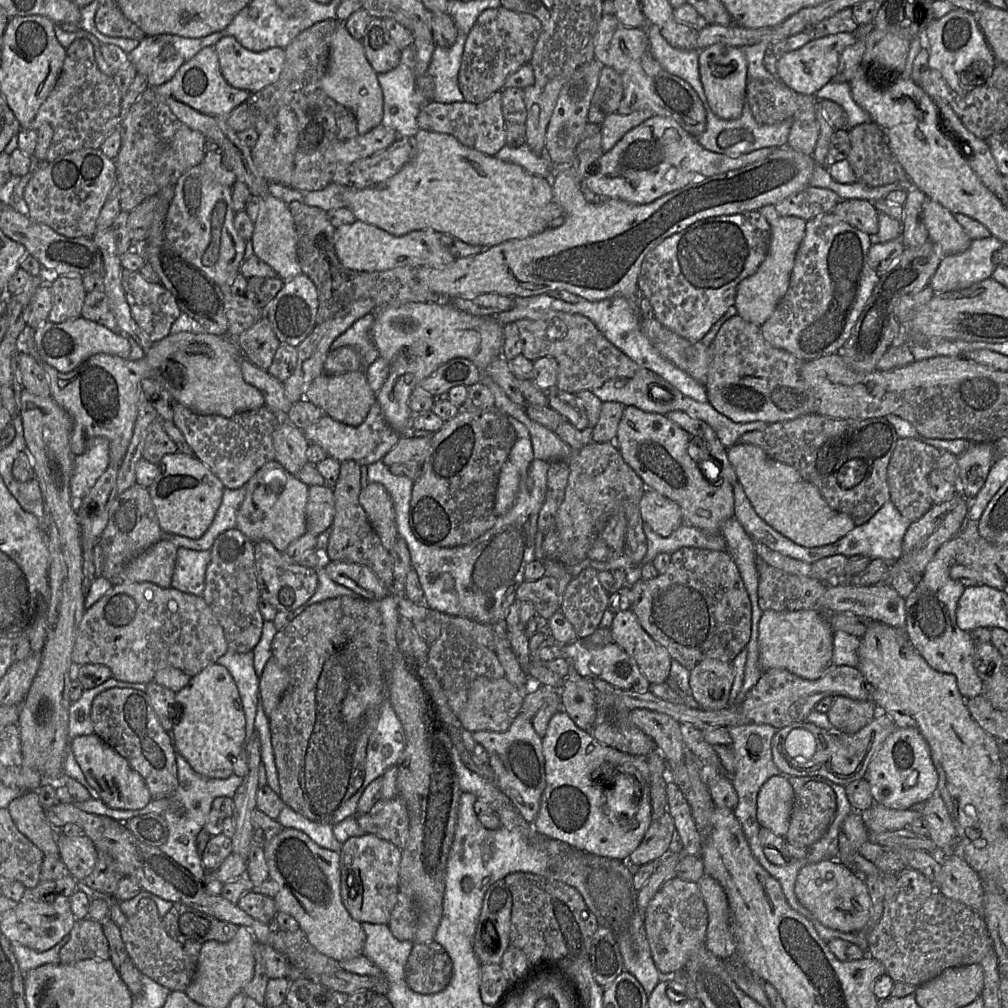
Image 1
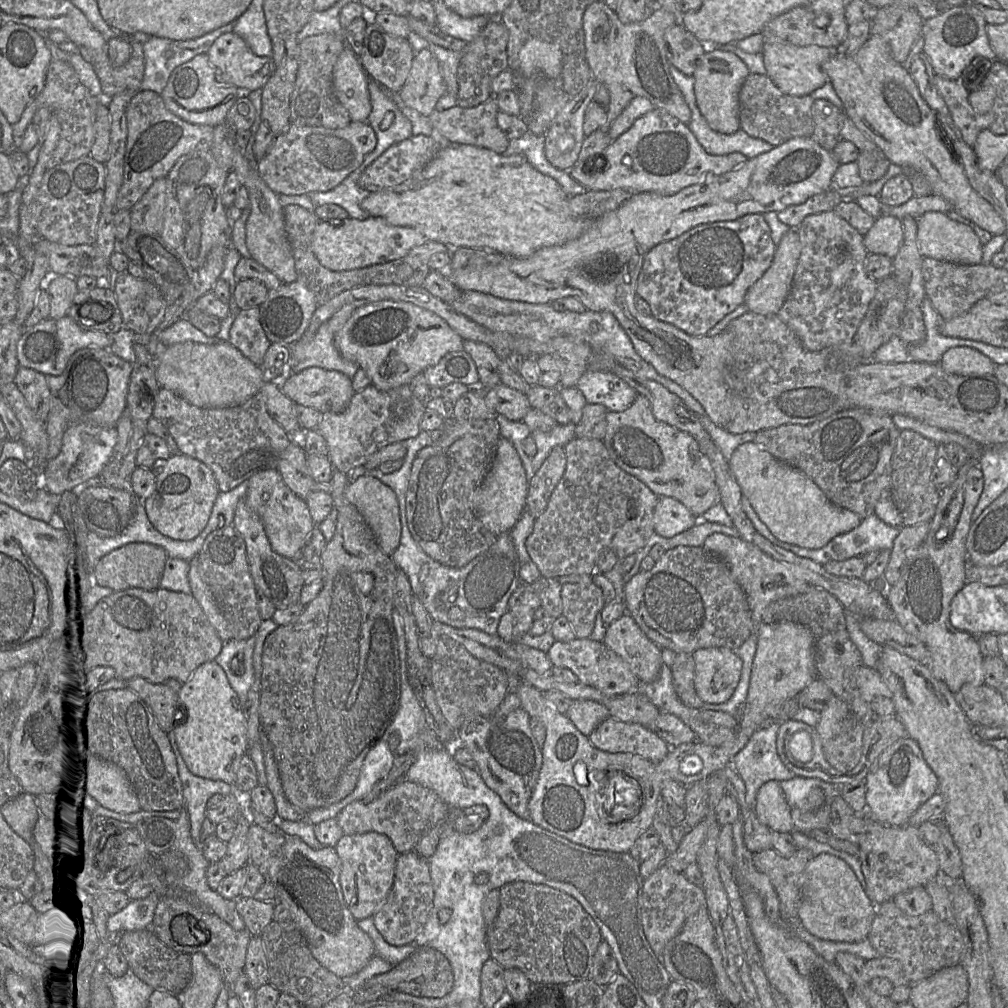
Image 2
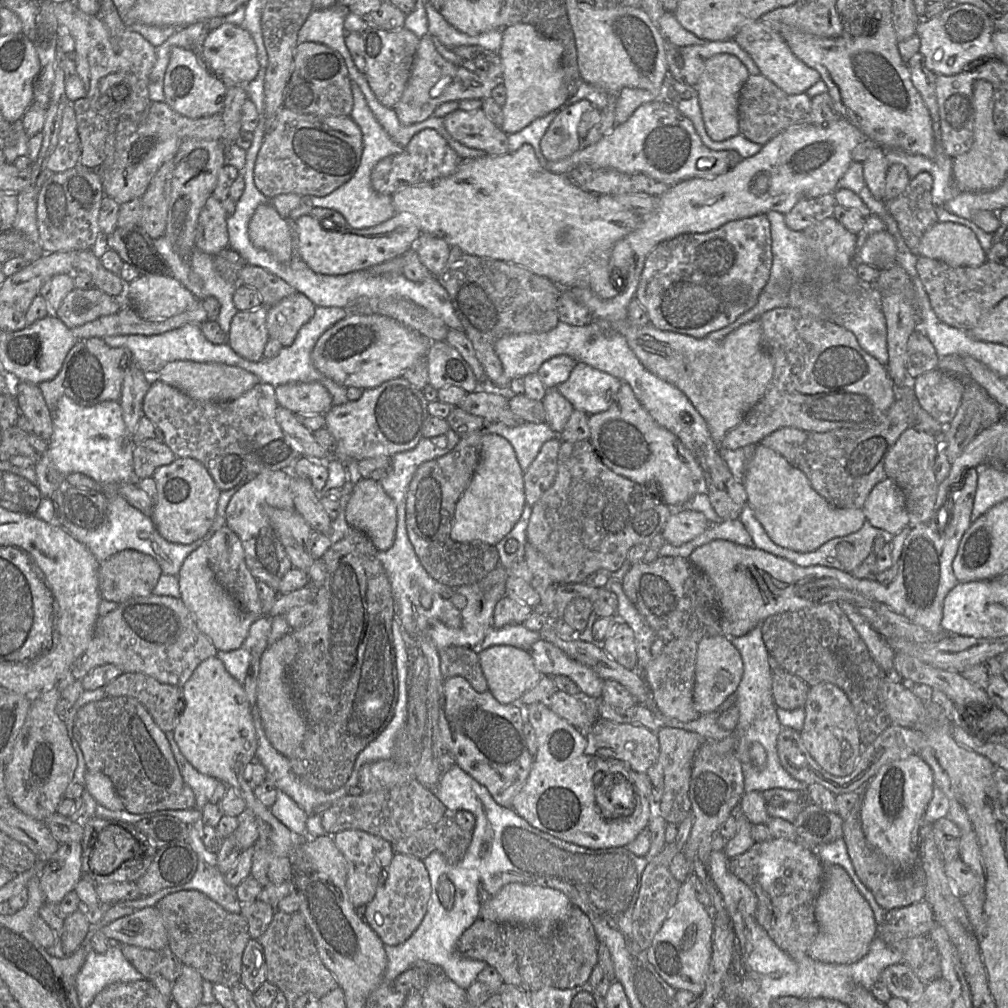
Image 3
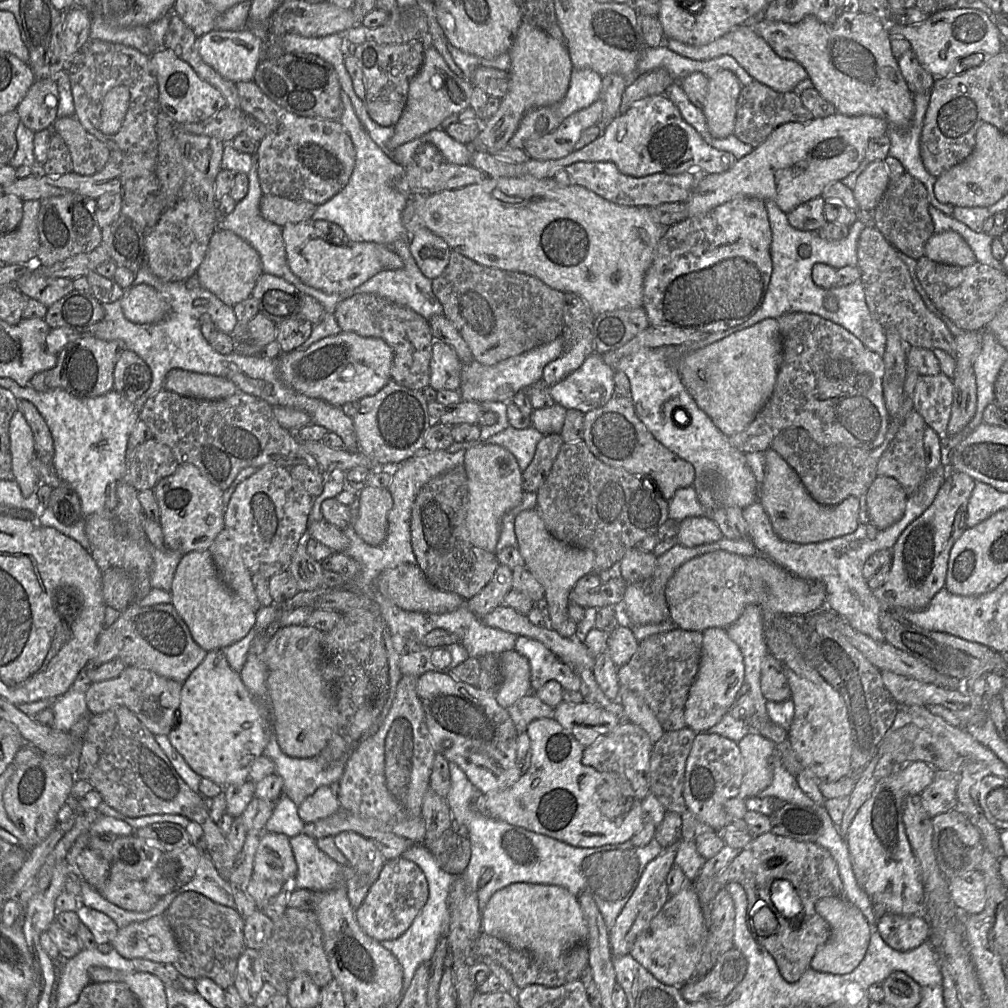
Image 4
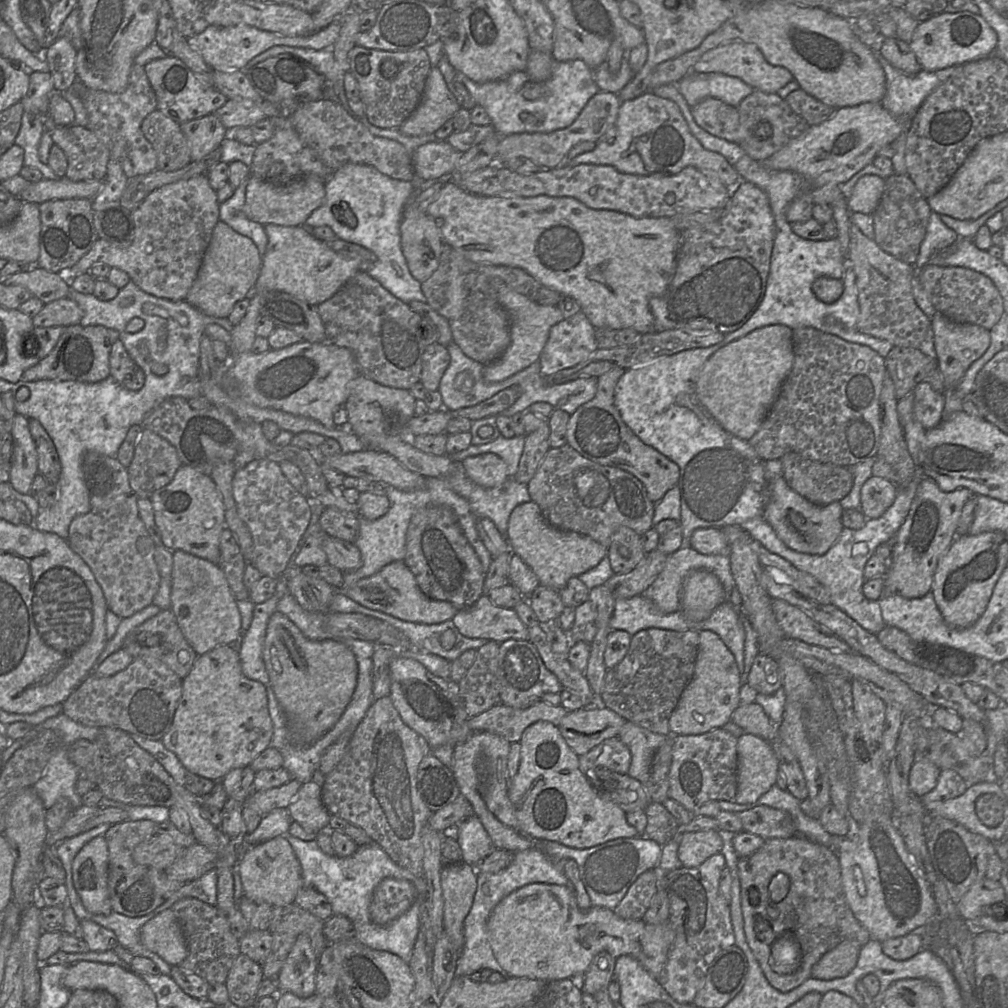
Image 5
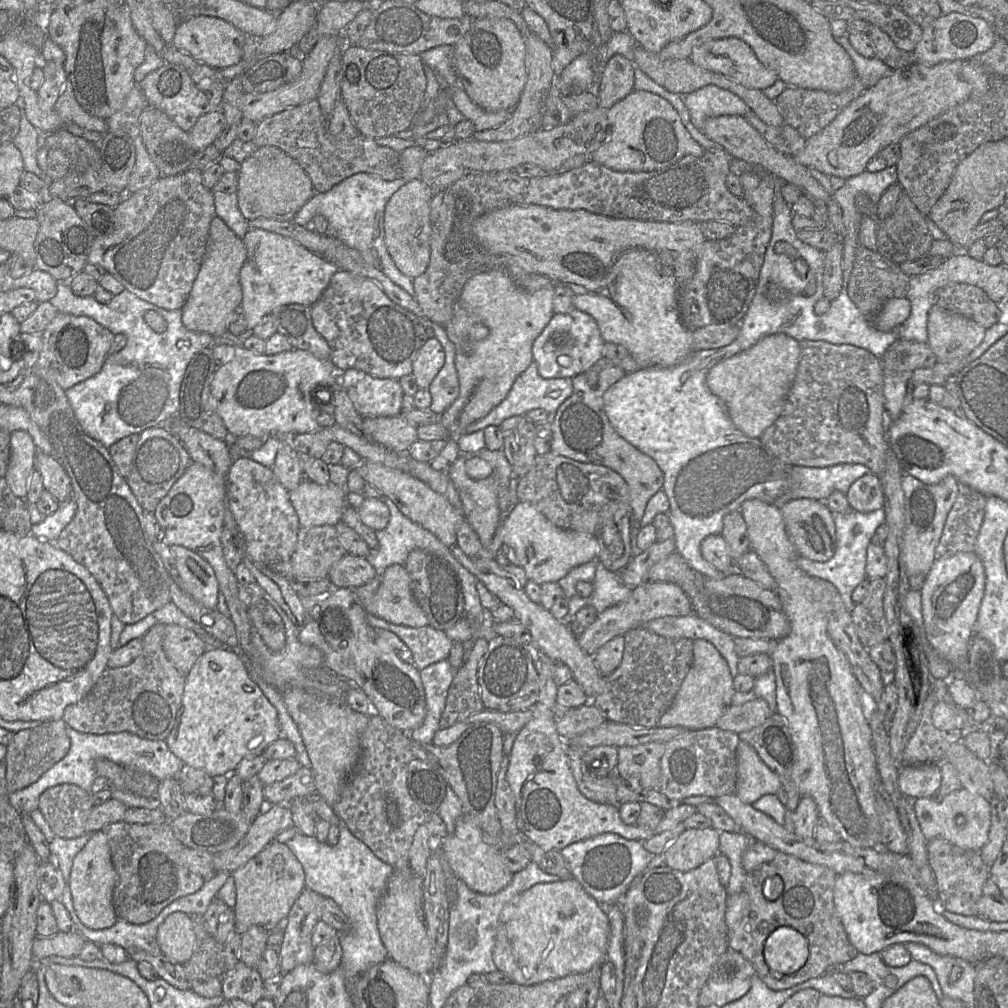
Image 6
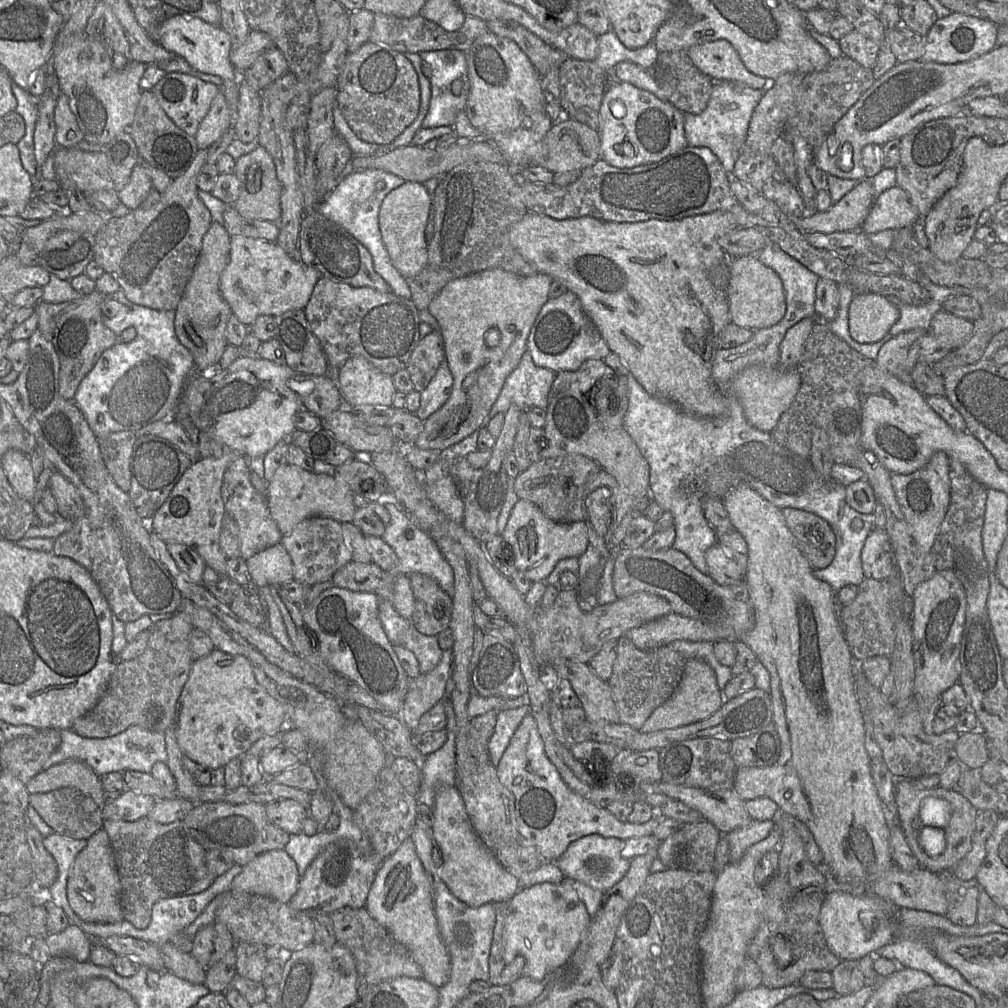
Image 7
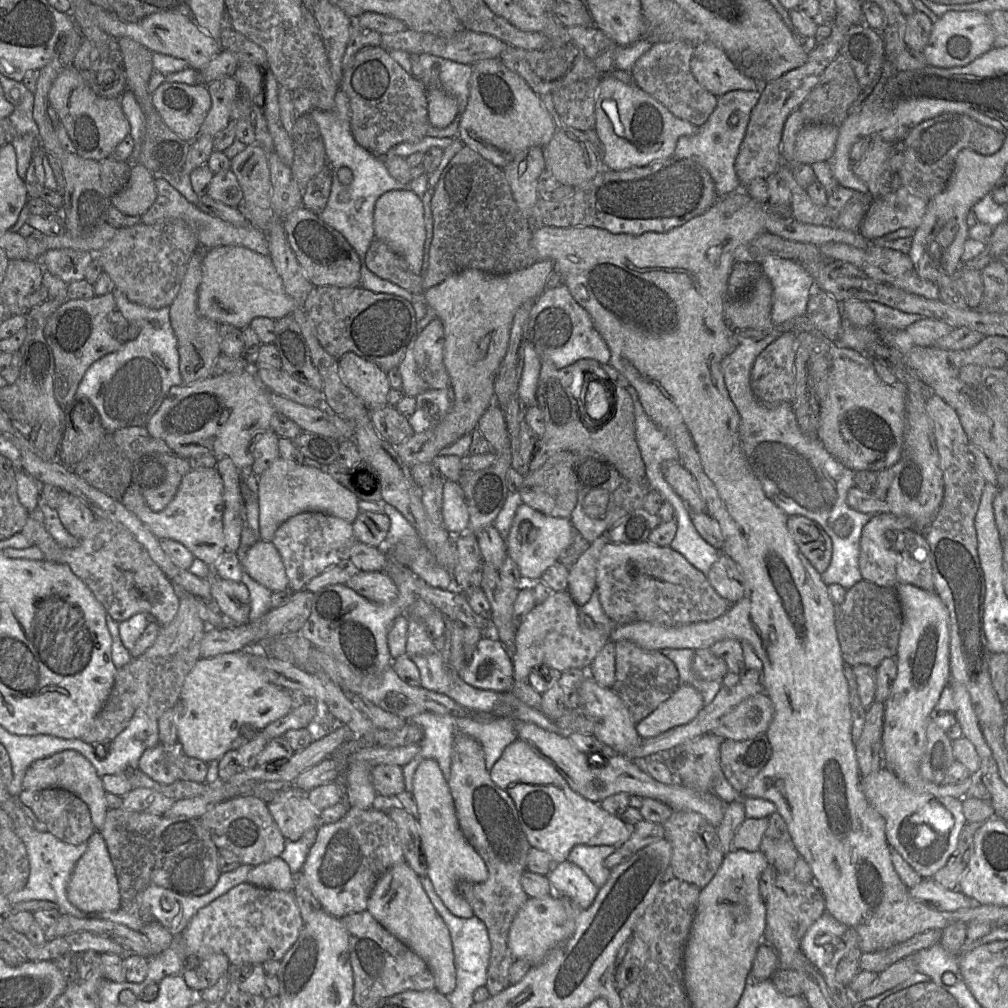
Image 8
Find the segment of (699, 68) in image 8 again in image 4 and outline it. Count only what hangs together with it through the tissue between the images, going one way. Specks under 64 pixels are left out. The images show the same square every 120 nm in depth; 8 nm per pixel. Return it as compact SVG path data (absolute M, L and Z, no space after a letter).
M741 25L702 46L688 45L670 38L665 39L664 45L673 52L693 60L703 61L730 55L755 81L779 93L793 92L798 83L808 78L806 70L799 63L779 57L751 25Z

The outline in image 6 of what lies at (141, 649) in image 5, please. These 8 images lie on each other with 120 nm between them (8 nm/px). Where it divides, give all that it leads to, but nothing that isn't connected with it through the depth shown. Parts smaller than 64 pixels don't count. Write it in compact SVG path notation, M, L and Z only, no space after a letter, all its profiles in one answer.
M176 624L166 625L162 645L169 661L185 676L207 649L192 629Z

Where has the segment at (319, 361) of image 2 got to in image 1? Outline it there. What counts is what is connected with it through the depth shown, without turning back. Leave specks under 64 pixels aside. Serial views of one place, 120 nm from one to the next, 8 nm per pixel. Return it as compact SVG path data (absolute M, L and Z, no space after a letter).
M375 311L356 320L346 331L333 341L330 350L334 350L342 346L354 347L361 355L361 371L365 371L366 368L380 356L369 334L374 320Z

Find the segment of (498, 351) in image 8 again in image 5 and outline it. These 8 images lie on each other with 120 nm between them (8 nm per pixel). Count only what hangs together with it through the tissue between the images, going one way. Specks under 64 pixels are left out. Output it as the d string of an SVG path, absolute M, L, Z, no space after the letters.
M507 285L499 288L497 300L510 316L511 342L499 359L484 366L483 376L488 382L503 381L538 361L551 328L564 319L557 306L533 302Z

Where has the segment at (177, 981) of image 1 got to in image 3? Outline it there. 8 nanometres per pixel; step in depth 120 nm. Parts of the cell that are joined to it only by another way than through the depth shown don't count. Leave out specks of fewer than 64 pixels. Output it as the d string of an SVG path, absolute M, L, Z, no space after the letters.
M121 944L125 958L145 979L159 975L172 984L180 976L184 964L172 953L169 945L160 950Z

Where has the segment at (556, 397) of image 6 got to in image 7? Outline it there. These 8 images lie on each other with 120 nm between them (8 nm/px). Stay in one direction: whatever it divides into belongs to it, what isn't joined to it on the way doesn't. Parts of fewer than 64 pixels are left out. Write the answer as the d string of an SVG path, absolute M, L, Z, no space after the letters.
M527 350L517 368L506 379L503 389L482 427L495 415L515 405L522 411L538 407L546 410L556 372L537 366Z

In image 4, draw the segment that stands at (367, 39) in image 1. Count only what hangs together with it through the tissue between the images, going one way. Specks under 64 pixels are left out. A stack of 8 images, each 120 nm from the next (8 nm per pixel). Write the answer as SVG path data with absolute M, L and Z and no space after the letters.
M373 41L352 46L365 80L365 105L369 116L380 126L395 126L405 108L410 82L424 60L423 41L403 44L378 44Z

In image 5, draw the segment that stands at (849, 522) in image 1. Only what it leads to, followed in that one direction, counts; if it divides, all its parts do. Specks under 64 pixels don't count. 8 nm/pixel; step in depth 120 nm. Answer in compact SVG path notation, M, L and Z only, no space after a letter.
M783 476L776 479L766 504L763 516L777 536L794 551L812 554L825 554L837 541L844 526L844 508L836 501L827 505L813 504L790 488Z

